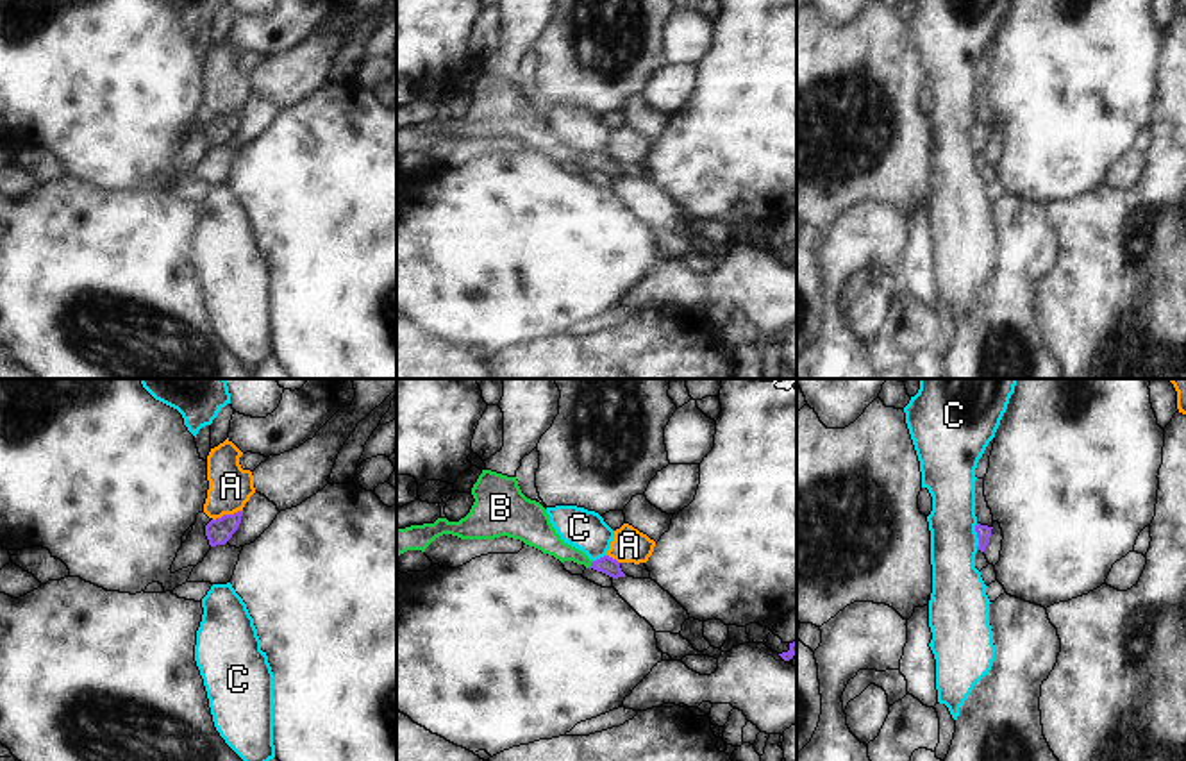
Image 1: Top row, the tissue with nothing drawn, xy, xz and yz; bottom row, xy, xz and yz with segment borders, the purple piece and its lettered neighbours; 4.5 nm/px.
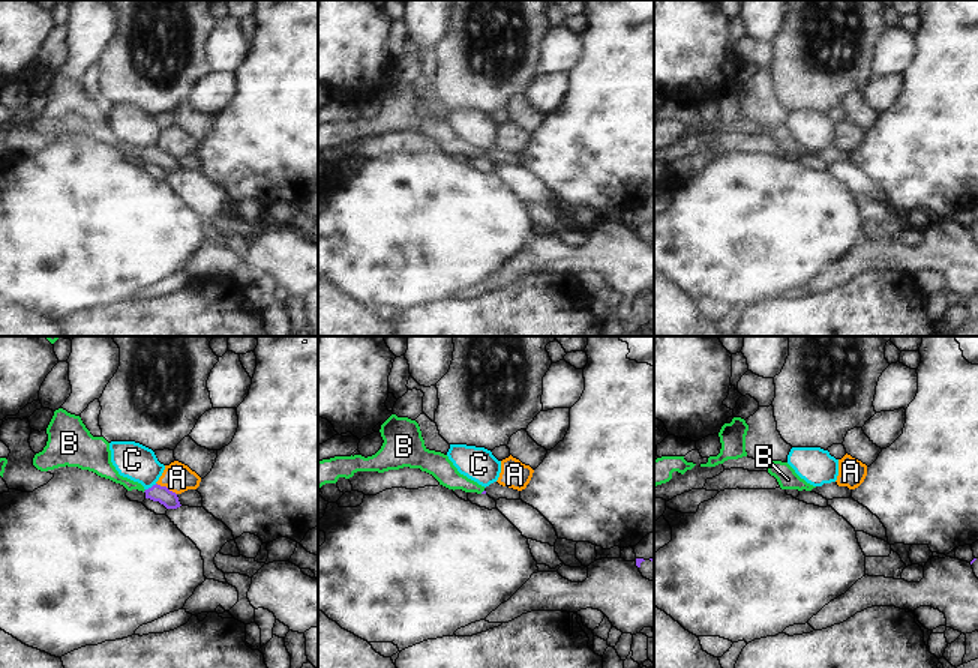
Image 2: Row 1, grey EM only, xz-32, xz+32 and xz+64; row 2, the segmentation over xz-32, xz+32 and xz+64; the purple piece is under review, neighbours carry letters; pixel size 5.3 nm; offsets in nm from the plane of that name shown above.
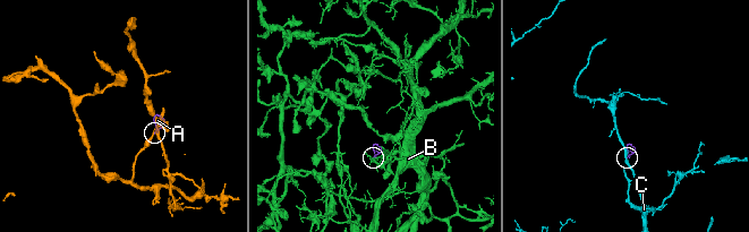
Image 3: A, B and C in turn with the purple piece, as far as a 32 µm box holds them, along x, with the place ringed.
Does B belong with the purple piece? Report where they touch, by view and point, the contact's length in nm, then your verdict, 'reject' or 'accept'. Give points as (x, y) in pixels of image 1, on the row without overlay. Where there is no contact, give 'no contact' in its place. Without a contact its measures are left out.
xz (592, 165) | 40 nm | accept

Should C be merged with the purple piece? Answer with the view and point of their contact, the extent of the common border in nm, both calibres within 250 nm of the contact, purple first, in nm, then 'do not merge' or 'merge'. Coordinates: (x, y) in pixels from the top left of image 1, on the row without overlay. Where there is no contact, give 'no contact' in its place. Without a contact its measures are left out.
yz (977, 136) | 120 nm | 60/240 nm | do not merge

